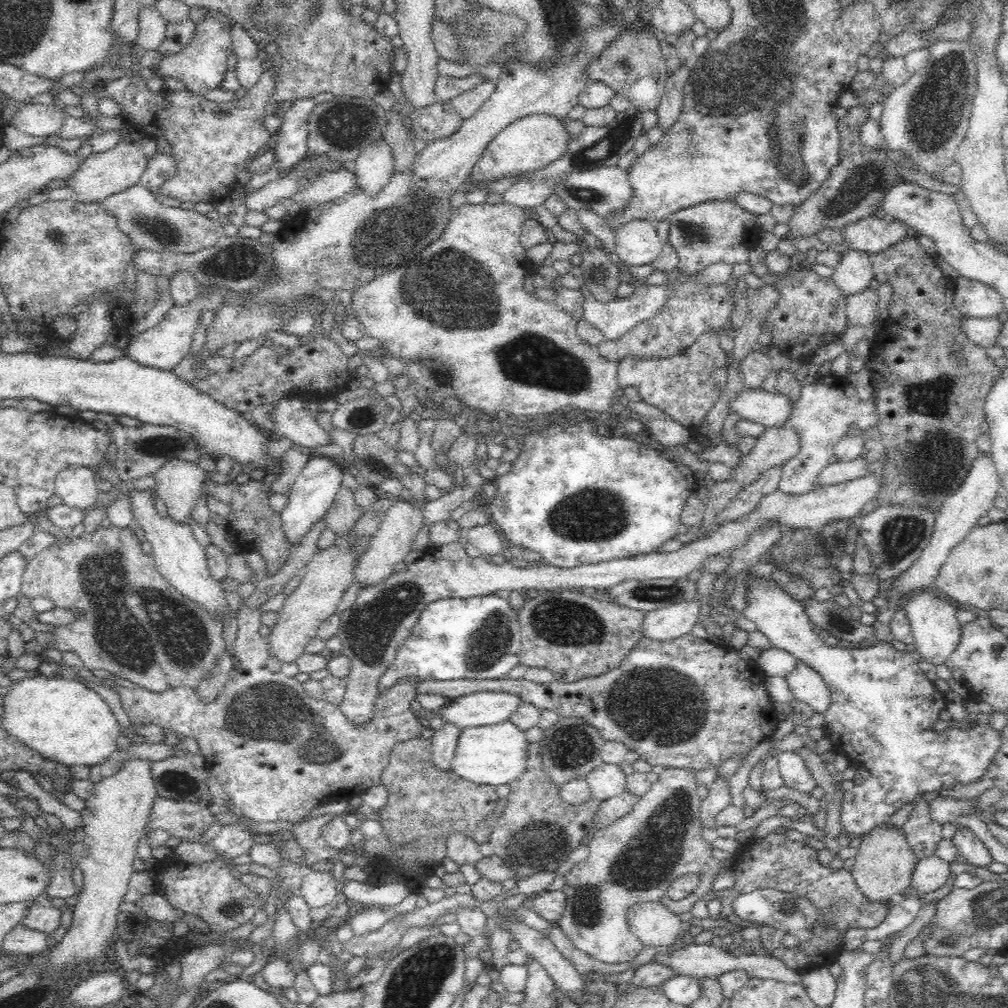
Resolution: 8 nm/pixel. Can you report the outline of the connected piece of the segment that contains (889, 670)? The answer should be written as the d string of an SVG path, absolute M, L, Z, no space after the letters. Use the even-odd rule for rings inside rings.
M748 572L745 577L745 586L747 605L743 610L743 615L746 618L754 621L754 624L757 626L757 630L760 630L760 632L762 632L762 634L768 638L772 647L783 651L788 651L794 658L796 658L796 660L810 666L810 668L812 668L815 672L818 672L818 674L823 677L824 683L831 694L831 706L824 716L828 729L828 740L825 742L825 744L836 752L836 754L844 755L850 761L850 763L858 764L870 772L870 777L863 783L859 784L858 786L856 785L854 788L852 788L852 790L844 792L841 804L841 825L846 834L850 833L852 836L870 834L878 827L886 825L892 815L900 810L904 804L912 802L916 796L922 795L925 792L940 792L945 788L958 784L974 782L974 780L979 779L986 772L986 770L988 770L988 766L990 766L992 763L992 758L994 758L994 756L996 756L996 752L1000 750L1000 731L998 732L992 729L990 724L979 726L976 724L976 722L974 722L974 720L971 720L972 728L970 730L964 731L959 727L954 729L948 728L946 732L933 731L934 723L939 720L940 712L946 709L947 698L940 684L932 683L927 679L925 673L920 670L918 661L912 657L911 653L907 653L906 651L897 651L894 649L891 643L886 642L875 642L870 646L855 646L854 644L850 644L848 647L843 645L831 646L824 644L823 639L818 637L818 634L813 631L813 624L808 618L806 611L800 605L800 602L794 600L794 598L792 598L772 579L758 577L753 573Z

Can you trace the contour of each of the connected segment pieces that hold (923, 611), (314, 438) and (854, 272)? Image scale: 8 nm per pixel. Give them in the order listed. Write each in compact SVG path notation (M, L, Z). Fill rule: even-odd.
M925 590L915 592L909 600L904 599L901 608L906 613L913 644L921 654L922 660L929 662L933 667L945 664L946 659L955 651L955 646L959 643L961 624L957 619L957 608L941 596Z
M286 397L272 405L272 419L276 434L290 438L293 446L308 453L312 448L331 442L328 432L306 412L304 403L298 397Z
M850 248L842 254L832 279L844 296L852 296L869 288L874 276L870 258L866 252Z

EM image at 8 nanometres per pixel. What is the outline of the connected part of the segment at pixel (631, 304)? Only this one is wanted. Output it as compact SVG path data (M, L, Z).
M643 285L639 289L634 290L630 297L625 299L617 297L612 302L602 304L591 293L584 292L584 304L582 304L582 307L584 307L583 318L602 331L605 341L617 340L626 332L632 331L634 326L641 324L648 318L652 318L652 316L656 316L662 310L662 306L666 304L668 296L670 296L670 289L667 286Z

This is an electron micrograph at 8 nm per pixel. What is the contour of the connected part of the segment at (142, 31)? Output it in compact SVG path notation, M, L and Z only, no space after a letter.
M142 8L138 14L138 36L134 42L142 49L158 51L166 38L166 24L155 8Z

